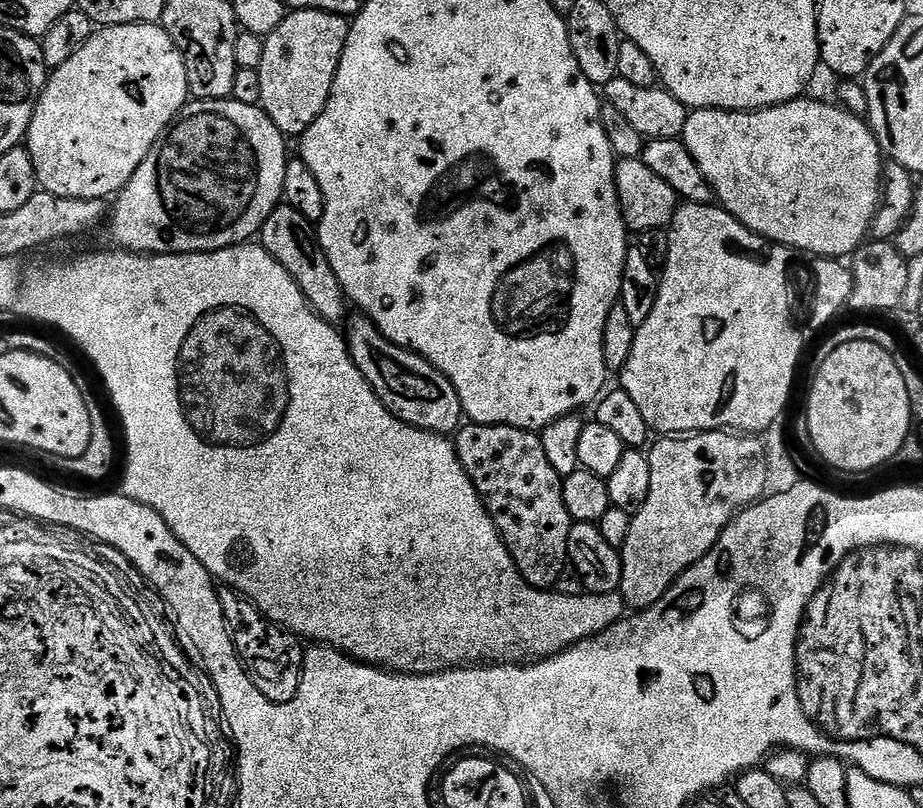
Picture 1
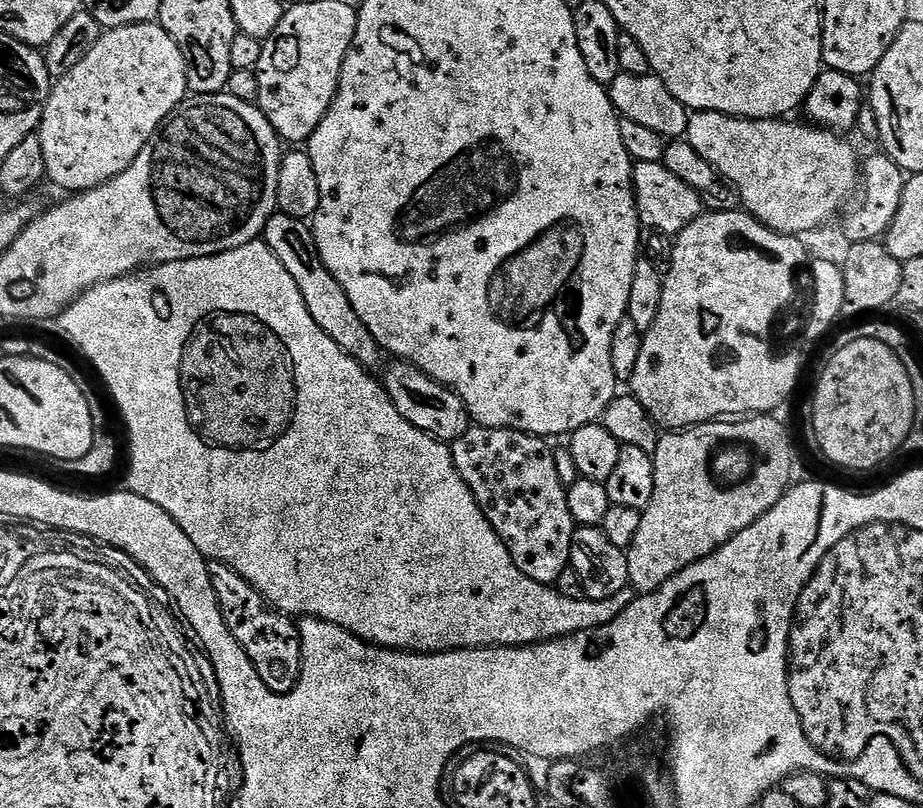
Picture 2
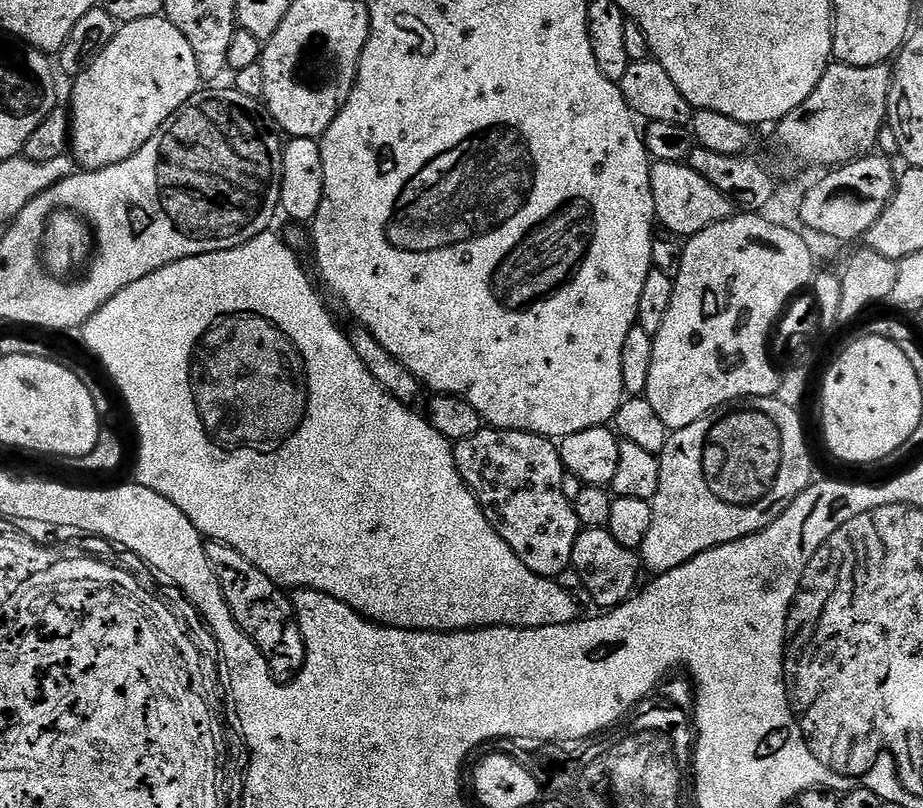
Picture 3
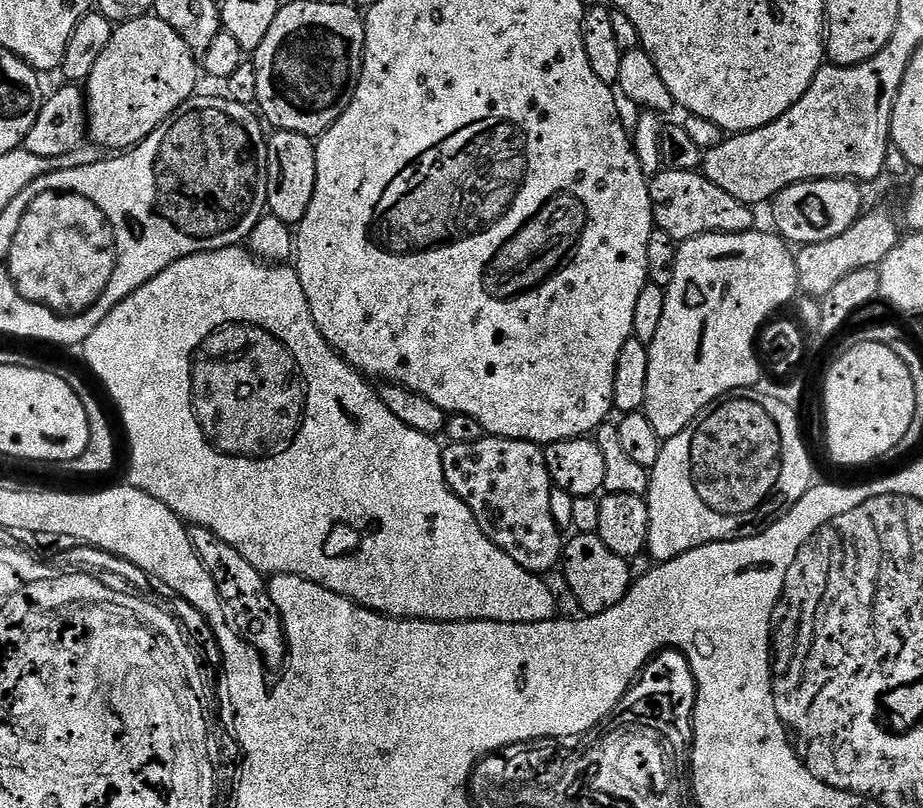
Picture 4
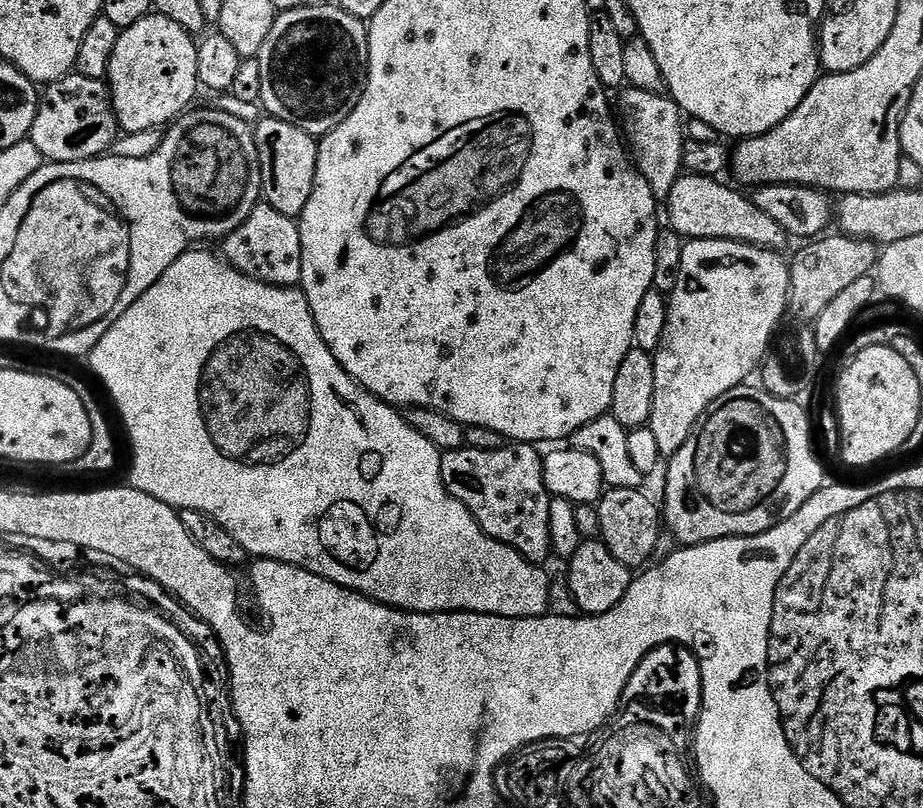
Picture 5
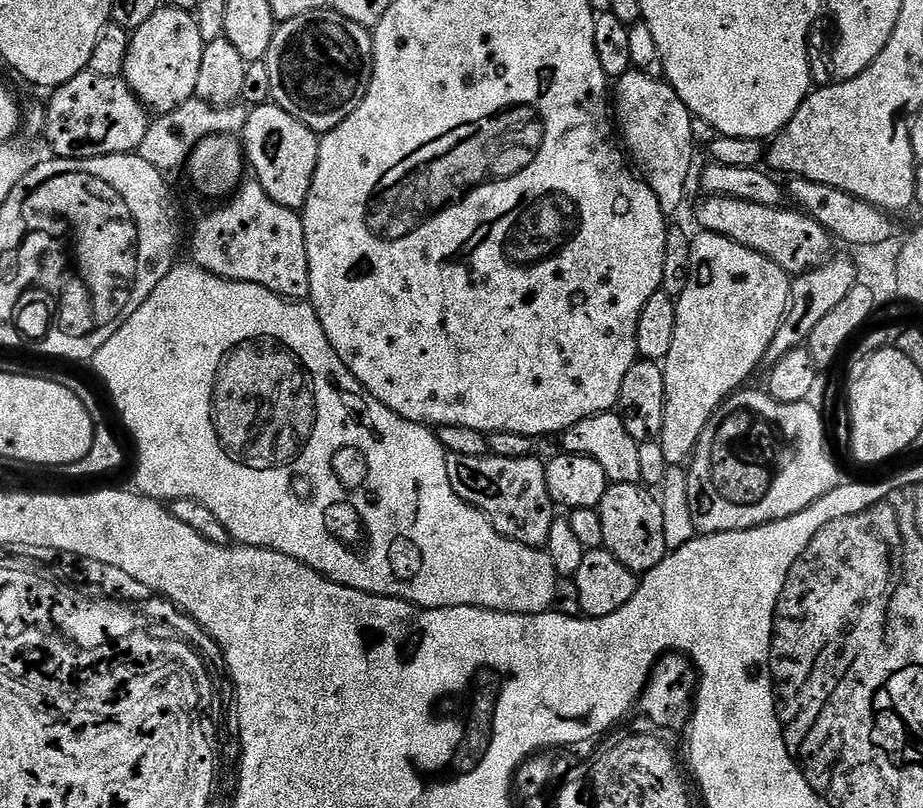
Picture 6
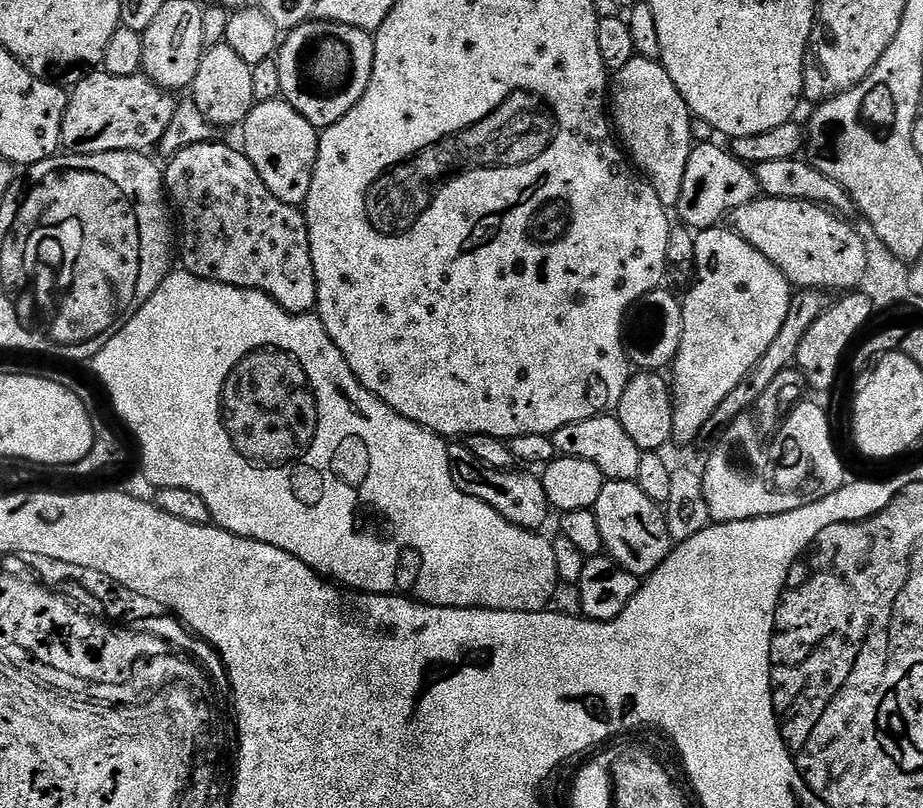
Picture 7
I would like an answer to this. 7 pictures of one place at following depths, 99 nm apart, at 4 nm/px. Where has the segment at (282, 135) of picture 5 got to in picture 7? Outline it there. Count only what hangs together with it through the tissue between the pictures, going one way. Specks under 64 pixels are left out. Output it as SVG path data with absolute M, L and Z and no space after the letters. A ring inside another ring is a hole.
M281 98L262 102L250 110L242 125L244 144L242 151L258 170L258 178L266 182L266 190L287 204L302 206L310 194L310 182L314 178L314 166L320 149L317 125L306 122L294 106Z

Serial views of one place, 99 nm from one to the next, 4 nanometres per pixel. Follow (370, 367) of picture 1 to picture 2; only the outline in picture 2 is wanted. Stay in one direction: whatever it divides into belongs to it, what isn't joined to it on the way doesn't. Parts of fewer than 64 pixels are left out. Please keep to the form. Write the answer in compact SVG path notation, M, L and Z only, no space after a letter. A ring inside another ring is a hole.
M392 362L392 365L387 365L387 370L388 373L382 376L384 390L394 402L395 409L416 429L438 440L451 442L460 438L471 427L472 419L465 404L445 384L431 380L411 364L403 362Z

